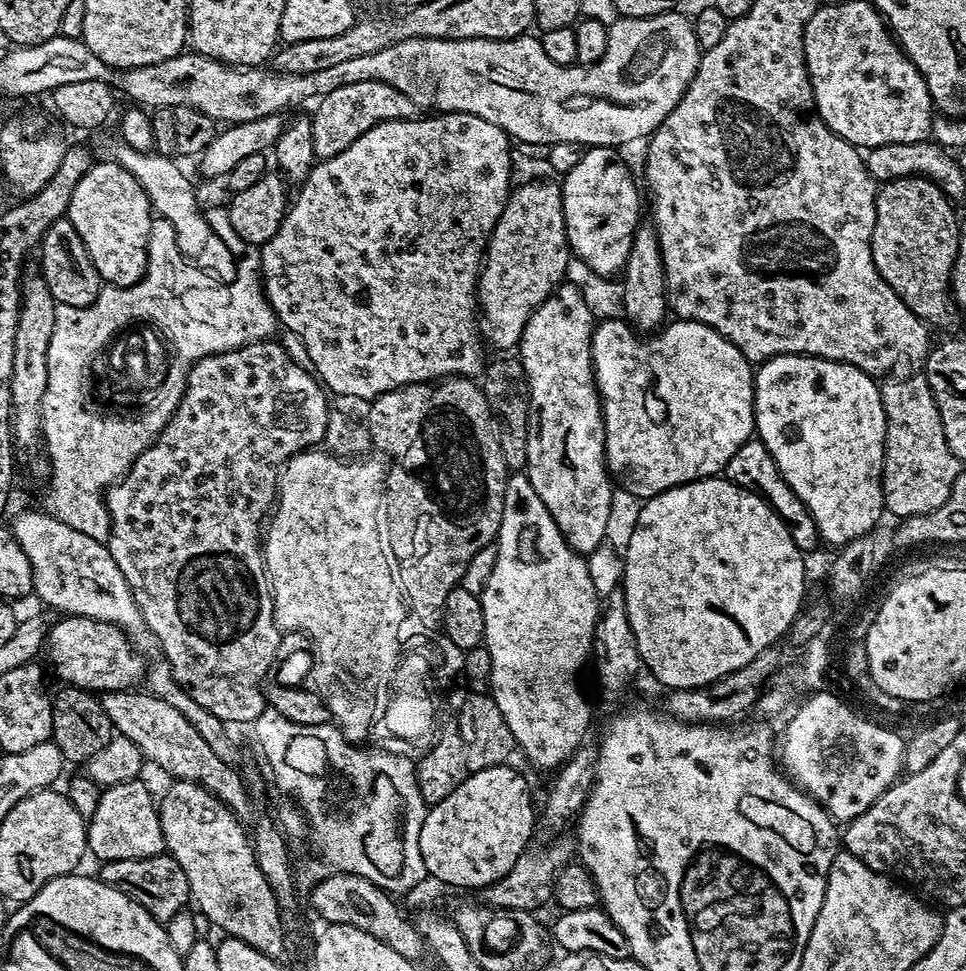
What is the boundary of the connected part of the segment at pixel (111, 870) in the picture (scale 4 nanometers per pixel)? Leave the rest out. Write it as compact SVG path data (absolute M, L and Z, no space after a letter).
M161 854L150 858L126 858L125 860L106 860L99 865L99 879L104 883L122 890L126 898L138 902L149 914L161 922L174 918L174 914L189 907L192 891L186 878L186 870L178 866L174 857Z

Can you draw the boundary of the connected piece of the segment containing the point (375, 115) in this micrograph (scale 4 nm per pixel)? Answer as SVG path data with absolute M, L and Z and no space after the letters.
M363 80L362 82L350 82L350 86L338 86L330 95L323 97L315 105L316 112L311 113L312 117L312 141L314 142L314 154L317 161L329 160L346 146L350 146L366 130L378 126L387 120L411 120L417 115L418 109L406 94L394 90L386 82L377 80Z

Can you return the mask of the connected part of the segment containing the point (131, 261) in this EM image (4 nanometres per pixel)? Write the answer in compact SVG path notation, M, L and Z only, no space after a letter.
M117 162L93 163L82 182L78 182L78 190L74 190L67 219L78 230L105 285L128 288L148 271L148 235L154 211L142 186Z

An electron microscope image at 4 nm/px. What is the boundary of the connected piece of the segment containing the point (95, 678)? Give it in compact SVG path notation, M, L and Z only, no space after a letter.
M65 615L51 625L46 641L46 656L52 659L65 685L91 690L93 693L123 692L141 679L145 663L131 640L112 624L85 616Z

